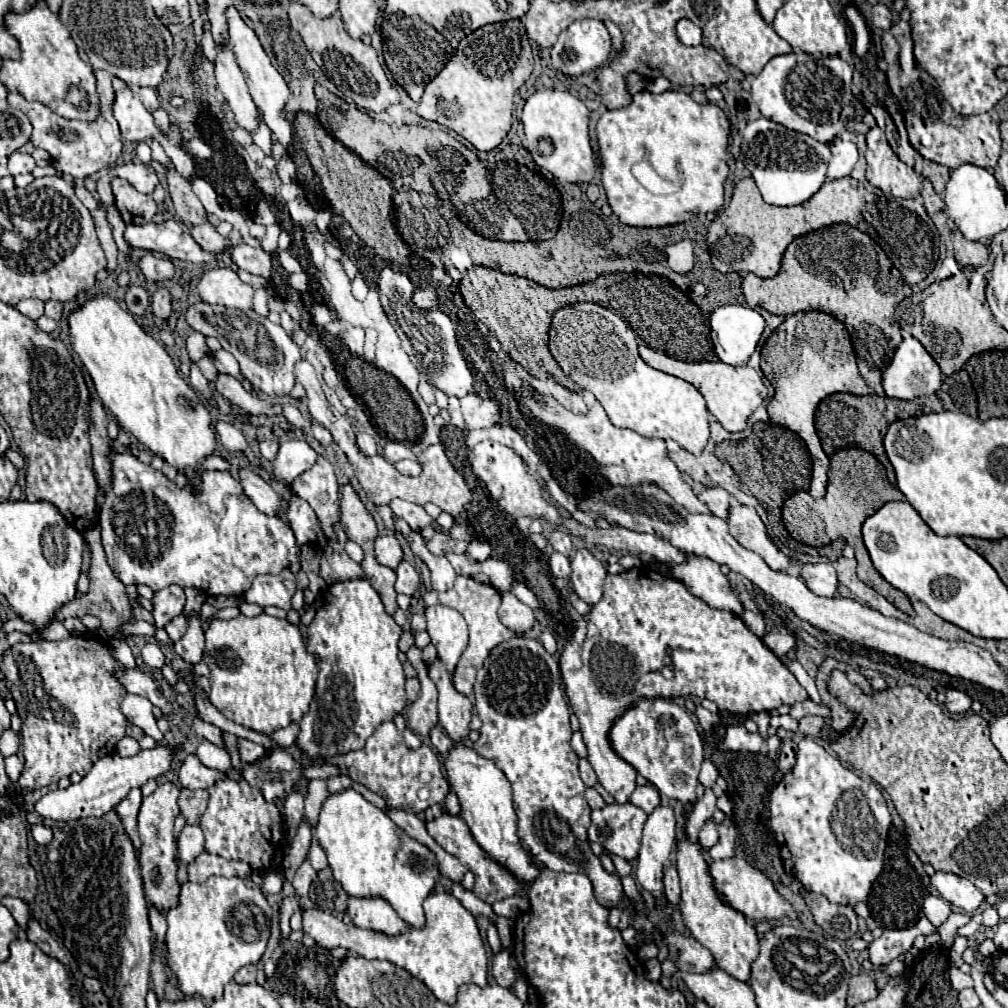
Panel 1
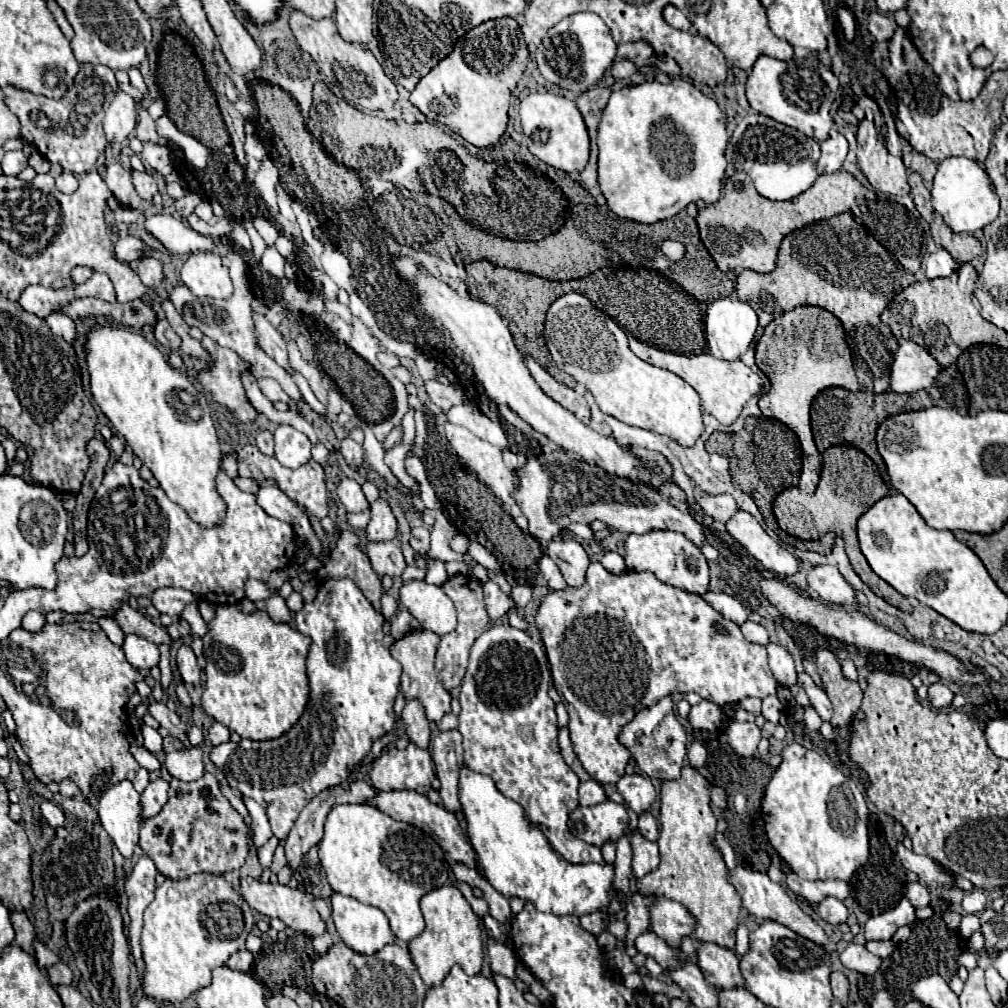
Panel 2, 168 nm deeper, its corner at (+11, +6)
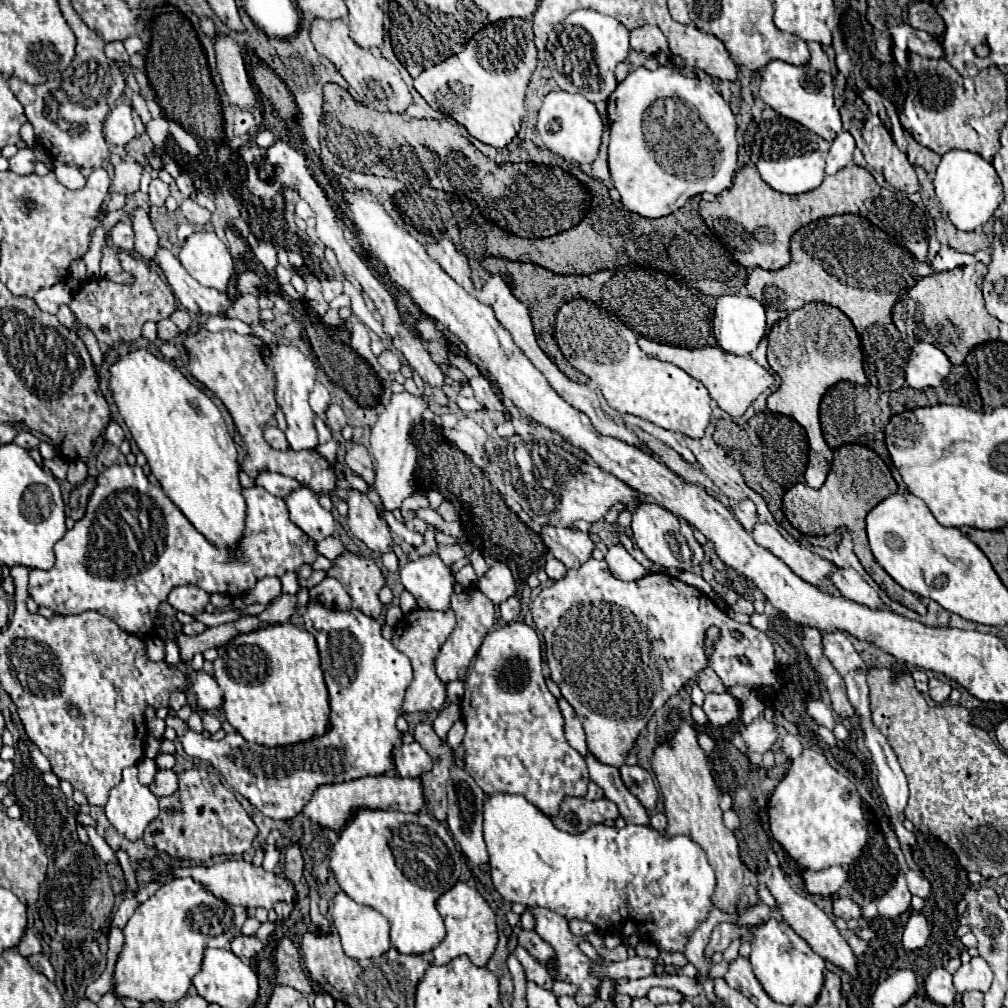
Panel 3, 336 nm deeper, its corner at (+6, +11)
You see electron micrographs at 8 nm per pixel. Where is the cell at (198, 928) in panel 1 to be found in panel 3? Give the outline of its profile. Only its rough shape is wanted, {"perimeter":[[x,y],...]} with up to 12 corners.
{"perimeter":[[191,878],[123,928],[115,992],[181,1000],[247,918]]}

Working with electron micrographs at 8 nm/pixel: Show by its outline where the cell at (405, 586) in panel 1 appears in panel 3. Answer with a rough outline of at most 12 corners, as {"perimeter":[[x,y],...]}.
{"perimeter":[[347,498],[349,530],[371,550],[393,550],[387,522],[371,500]]}

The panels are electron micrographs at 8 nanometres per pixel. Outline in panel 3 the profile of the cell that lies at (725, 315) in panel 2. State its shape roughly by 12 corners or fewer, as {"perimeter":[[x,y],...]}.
{"perimeter":[[747,294],[717,298],[713,334],[747,356],[765,336],[765,308]]}

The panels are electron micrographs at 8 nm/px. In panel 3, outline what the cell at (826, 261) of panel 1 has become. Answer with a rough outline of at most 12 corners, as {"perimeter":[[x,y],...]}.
{"perimeter":[[867,218],[799,228],[791,262],[755,268],[773,310],[825,302],[849,316],[879,390],[911,354],[891,320],[933,268]]}

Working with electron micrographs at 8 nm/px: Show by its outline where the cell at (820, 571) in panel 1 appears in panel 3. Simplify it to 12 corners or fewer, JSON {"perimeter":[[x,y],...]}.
{"perimeter":[[853,568],[837,570],[831,582],[857,604],[879,610],[881,598]]}

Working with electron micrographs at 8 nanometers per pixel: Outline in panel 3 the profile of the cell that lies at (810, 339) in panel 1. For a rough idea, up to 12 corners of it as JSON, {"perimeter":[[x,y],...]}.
{"perimeter":[[805,304],[769,332],[781,386],[771,412],[795,418],[805,481],[823,486],[833,452],[825,388],[868,385],[859,336],[829,304]]}

